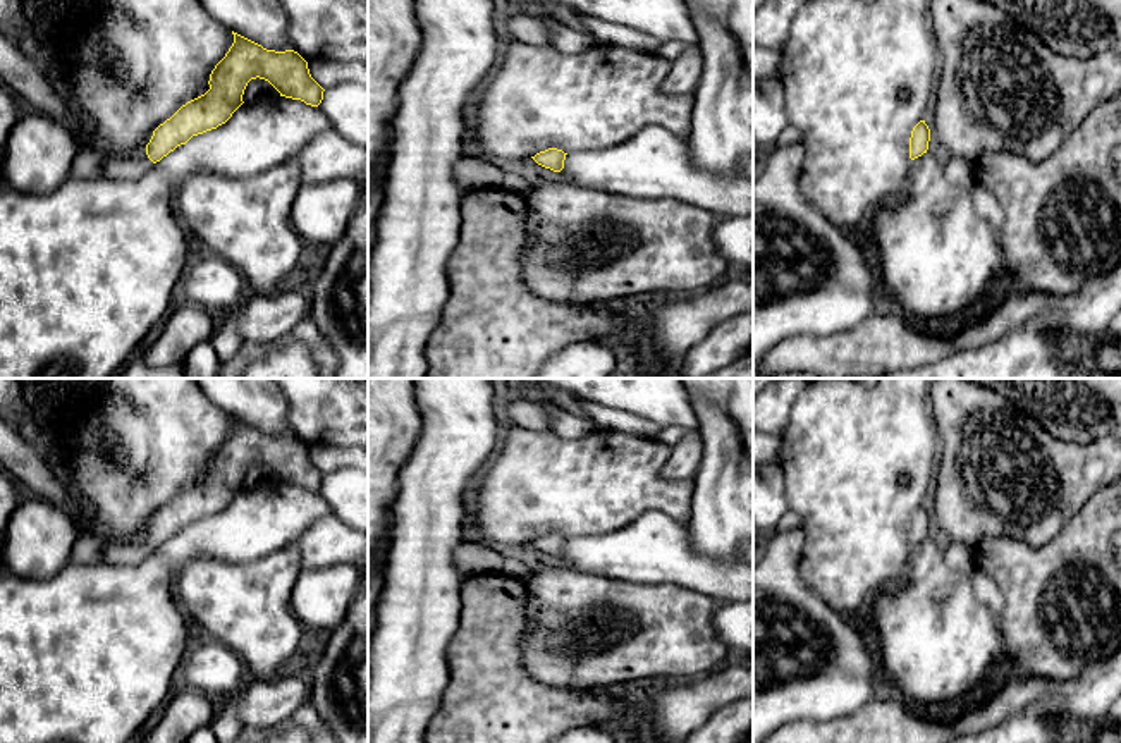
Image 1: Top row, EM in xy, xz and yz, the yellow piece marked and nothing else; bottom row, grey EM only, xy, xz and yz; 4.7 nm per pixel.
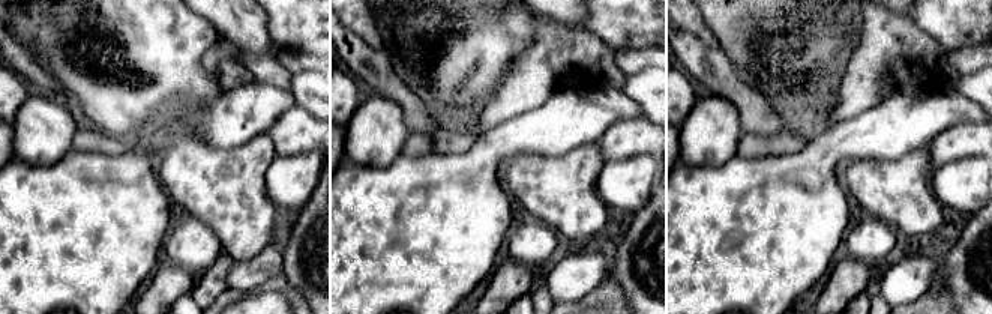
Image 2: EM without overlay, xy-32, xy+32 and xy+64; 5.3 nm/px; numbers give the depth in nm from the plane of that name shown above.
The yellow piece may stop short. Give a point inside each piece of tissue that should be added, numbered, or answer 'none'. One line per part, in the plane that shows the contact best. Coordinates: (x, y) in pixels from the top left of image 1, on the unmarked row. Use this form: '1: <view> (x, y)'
1: xy (98, 549)

